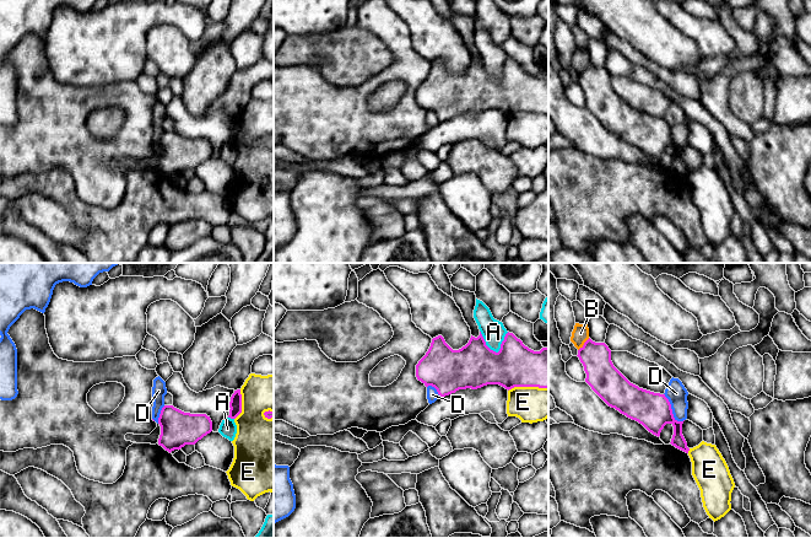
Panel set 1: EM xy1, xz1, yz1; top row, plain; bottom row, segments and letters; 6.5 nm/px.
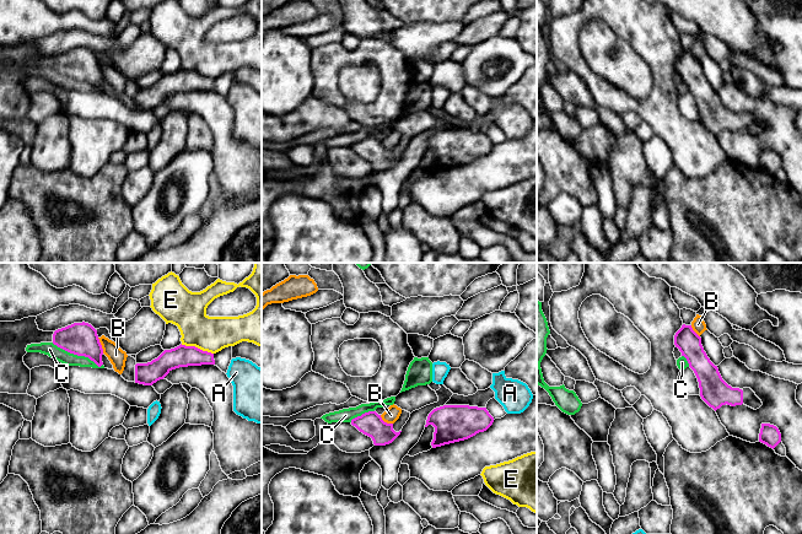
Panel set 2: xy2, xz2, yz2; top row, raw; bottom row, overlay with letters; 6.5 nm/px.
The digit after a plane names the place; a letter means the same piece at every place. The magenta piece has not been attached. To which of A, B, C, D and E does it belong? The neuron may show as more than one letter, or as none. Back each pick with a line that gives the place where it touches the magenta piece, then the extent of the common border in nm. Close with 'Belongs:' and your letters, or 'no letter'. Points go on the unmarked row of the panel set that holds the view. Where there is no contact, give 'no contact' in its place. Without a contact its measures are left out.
Belongs: no letter

